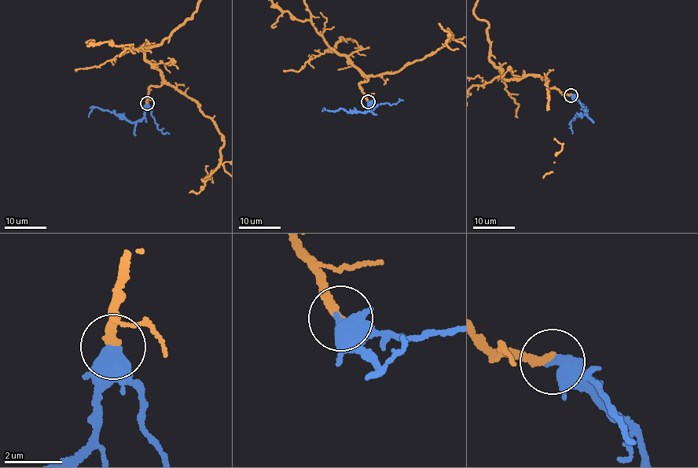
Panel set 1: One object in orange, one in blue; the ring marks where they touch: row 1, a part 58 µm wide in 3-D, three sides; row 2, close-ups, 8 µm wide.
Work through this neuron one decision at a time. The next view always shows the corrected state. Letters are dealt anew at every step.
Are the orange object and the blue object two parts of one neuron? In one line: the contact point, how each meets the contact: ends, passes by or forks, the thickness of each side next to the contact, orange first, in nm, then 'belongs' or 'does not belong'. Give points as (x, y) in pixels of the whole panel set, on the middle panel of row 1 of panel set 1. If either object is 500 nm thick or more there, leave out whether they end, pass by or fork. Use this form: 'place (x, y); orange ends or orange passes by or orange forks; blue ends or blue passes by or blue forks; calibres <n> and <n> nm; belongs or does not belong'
place (368, 101); calibres 280 and 600 nm; belongs

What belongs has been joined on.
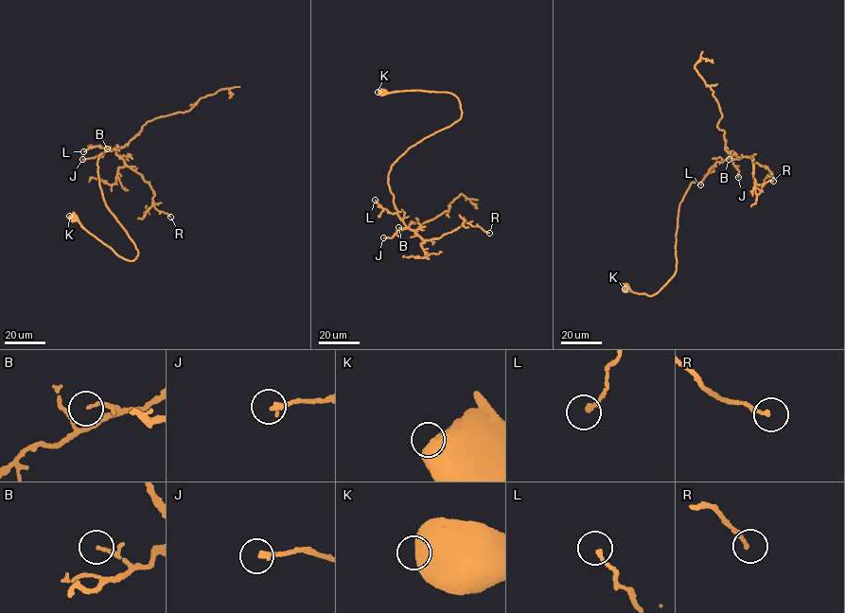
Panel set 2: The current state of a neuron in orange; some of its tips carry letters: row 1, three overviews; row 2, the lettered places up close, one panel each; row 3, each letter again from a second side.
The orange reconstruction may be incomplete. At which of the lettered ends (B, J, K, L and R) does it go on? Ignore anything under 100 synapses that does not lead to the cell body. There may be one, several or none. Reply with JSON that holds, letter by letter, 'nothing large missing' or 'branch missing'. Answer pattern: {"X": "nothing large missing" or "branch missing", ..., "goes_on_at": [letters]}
{"B": "nothing large missing", "J": "nothing large missing", "K": "nothing large missing", "L": "nothing large missing", "R": "nothing large missing", "goes_on_at": []}

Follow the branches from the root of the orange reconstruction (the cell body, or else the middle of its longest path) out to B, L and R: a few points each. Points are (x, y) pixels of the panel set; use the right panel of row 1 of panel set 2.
B: (684, 195), (690, 183), (700, 182), (717, 162), (730, 154), (729, 159)
L: (684, 195), (690, 183), (700, 182), (714, 164), (700, 184)
R: (684, 195), (692, 182), (700, 182), (717, 162), (730, 157), (754, 158), (754, 183), (759, 184), (773, 181)

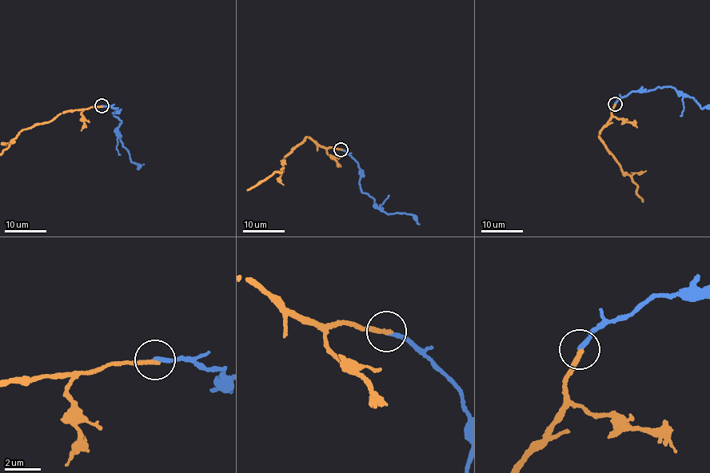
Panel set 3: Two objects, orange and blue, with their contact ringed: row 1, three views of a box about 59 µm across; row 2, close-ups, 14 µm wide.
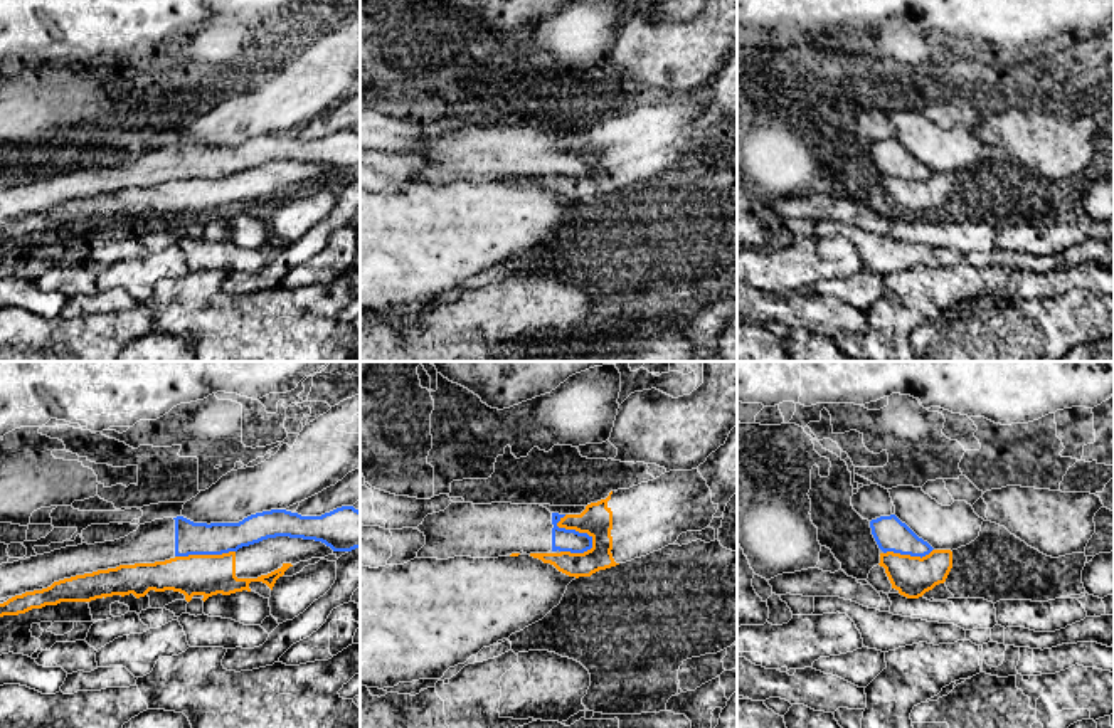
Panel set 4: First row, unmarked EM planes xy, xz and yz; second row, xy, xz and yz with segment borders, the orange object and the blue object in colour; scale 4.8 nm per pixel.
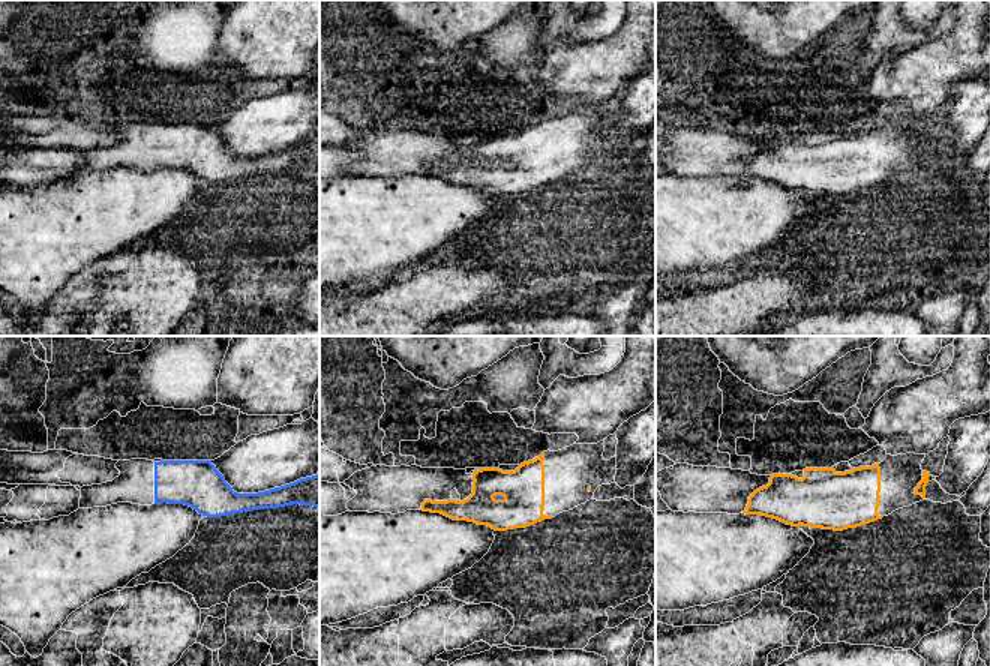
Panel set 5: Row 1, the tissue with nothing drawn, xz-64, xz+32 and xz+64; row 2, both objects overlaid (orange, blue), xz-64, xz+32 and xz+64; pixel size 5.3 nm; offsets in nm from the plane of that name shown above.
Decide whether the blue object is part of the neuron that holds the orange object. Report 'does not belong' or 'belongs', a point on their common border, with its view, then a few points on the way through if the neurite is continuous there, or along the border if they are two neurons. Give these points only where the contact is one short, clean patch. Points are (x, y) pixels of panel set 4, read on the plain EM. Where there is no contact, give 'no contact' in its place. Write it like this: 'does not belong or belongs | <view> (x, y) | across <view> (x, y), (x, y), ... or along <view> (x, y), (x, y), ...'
does not belong | xz (576, 153) | along xz (561, 140), (559, 150), (584, 155), (591, 162), (589, 174)

